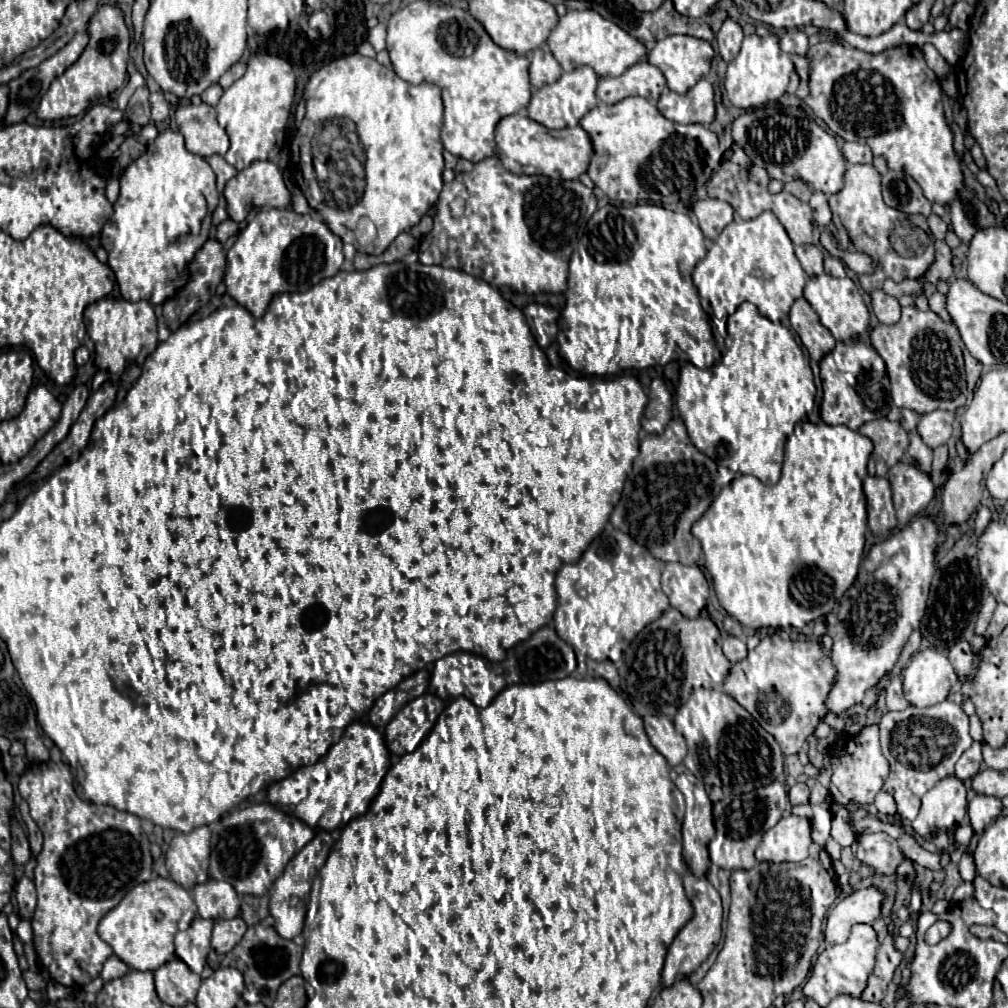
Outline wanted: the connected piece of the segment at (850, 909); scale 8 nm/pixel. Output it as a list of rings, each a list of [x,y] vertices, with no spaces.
[[[868,886],[852,892],[840,900],[828,914],[826,926],[826,944],[842,944],[850,936],[850,928],[858,922],[872,924],[880,916],[880,908],[886,900],[886,894],[878,886]]]

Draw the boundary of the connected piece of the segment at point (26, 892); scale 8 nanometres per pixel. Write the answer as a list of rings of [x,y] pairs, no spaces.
[[[22,876],[16,884],[16,900],[18,900],[18,908],[20,908],[20,916],[30,918],[34,908],[36,908],[36,888],[34,882],[26,876]]]

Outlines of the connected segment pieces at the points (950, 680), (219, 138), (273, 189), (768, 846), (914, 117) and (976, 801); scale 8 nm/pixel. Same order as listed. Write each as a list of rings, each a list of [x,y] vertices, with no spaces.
[[[936,648],[920,650],[902,670],[904,698],[916,708],[934,706],[948,698],[956,680],[956,672],[944,654]]]
[[[178,104],[174,118],[192,154],[208,158],[228,150],[228,136],[218,126],[216,110],[210,104]]]
[[[268,160],[256,162],[232,178],[226,184],[224,196],[228,202],[228,216],[234,222],[242,222],[252,206],[286,208],[290,204],[290,192],[282,172]]]
[[[788,814],[764,834],[760,846],[756,848],[756,860],[800,862],[808,856],[810,844],[810,820]]]
[[[826,40],[810,46],[806,58],[810,60],[810,94],[804,98],[804,102],[818,118],[826,122],[834,134],[844,140],[868,144],[874,156],[886,158],[890,170],[902,170],[910,174],[930,202],[950,206],[956,200],[956,194],[964,188],[964,174],[954,156],[952,130],[944,118],[942,88],[938,76],[928,68],[922,52],[916,46],[898,46],[880,54],[866,54],[852,46]]]
[[[976,794],[970,802],[968,802],[968,816],[970,816],[970,824],[976,832],[976,836],[982,834],[982,830],[1002,812],[1002,802],[994,796],[982,796]]]

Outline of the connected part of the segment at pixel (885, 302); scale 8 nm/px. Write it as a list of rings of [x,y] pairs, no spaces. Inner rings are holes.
[[[874,290],[870,296],[874,314],[882,324],[896,324],[900,320],[900,302],[894,296],[888,296],[884,290]]]

